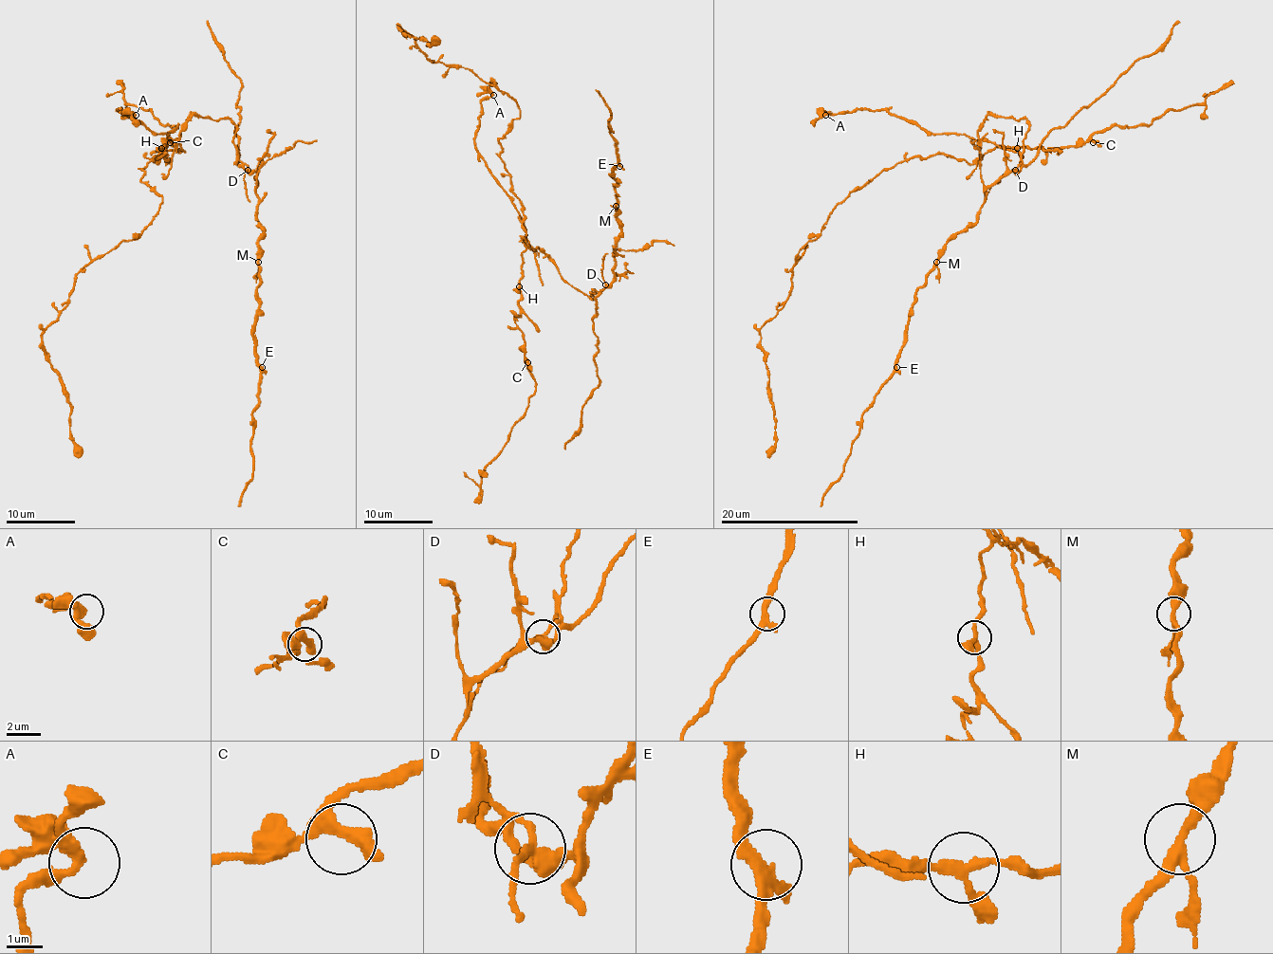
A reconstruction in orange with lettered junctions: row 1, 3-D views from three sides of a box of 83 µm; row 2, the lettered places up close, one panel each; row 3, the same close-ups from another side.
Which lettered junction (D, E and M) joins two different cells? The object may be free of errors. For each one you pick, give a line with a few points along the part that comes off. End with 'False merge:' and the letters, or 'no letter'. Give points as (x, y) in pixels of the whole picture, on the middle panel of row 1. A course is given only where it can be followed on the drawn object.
D: course (605, 284), (592, 299), (525, 242), (498, 139), (519, 107), (470, 71), (428, 59), (400, 29), (436, 38)
False merge: D

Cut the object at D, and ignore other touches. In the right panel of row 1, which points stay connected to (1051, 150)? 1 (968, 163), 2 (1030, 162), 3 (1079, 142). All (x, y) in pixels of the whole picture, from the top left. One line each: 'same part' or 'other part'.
1: same part
2: other part
3: same part

